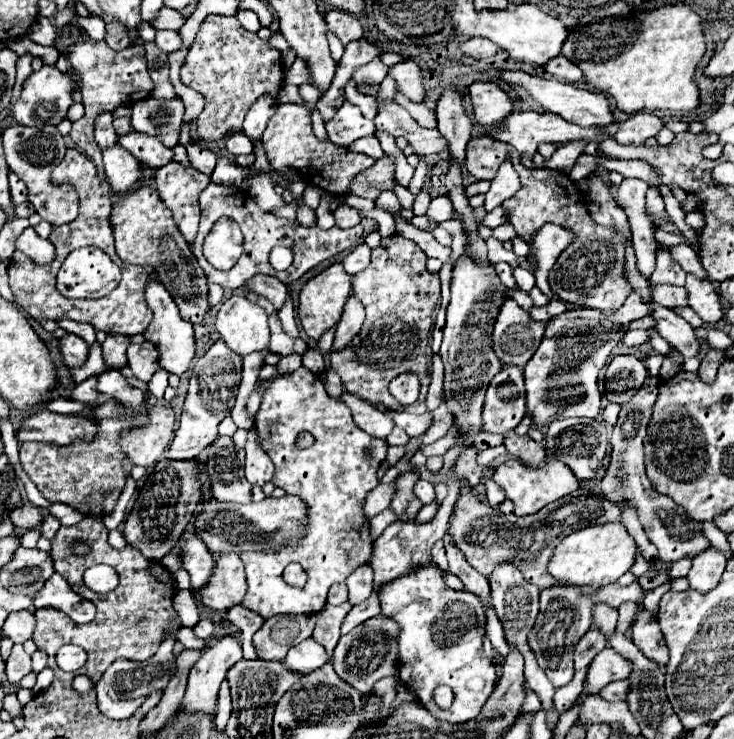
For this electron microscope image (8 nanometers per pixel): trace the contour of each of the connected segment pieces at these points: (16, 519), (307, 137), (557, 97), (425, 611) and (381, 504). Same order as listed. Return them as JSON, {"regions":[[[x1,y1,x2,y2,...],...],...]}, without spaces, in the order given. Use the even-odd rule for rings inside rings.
{"regions":[[[25,503,25,505,13,507,13,509,9,511,9,519,13,521,15,527,27,531,27,529,33,529,33,527,41,525,43,515,41,515,41,509,39,509,39,507]],[[293,103,277,105,275,115,269,119,261,141,263,141,263,147,267,151,267,157,269,157,269,163,273,165,273,169,279,169,285,165,293,167,309,183,319,185,323,191,327,191,331,195,345,195,349,191,351,179,359,171,365,171,375,163,373,157,367,157,363,153,353,153,347,147,339,147,331,141,317,139,311,129,309,109,293,105]],[[503,71,501,73,501,81,509,83,509,85,515,83,519,87,525,87,525,91,529,91,529,95,537,103,541,103,541,107,545,111,557,113,563,119,571,121,571,123,577,123,577,125,583,125,583,127,591,127,591,125,607,127,607,125,615,123,613,111,609,109,609,99,603,93,595,93,595,91,589,91,589,89,583,89,583,87,575,87,571,83,555,81,555,79,549,79,549,77,535,77,535,75,523,73,523,71]],[[435,561,427,565,427,569,415,569,415,573,405,573,403,577,397,577,395,581,389,581,387,585,379,587,377,591,381,613,389,619,393,619,399,625,399,681,411,689,417,699,427,705,429,713,435,715,441,721,447,723,467,723,475,719,489,699,491,691,497,683,497,669,491,663,491,659,483,653,483,635,485,635,485,611,479,601,469,591,453,591,445,585,441,569],[437,685,449,685,455,693,453,705,449,709,439,709,433,701,433,691]],[[389,483,389,485,377,485,369,495,367,495,367,499,365,499,365,515,369,517,369,519,373,519,377,513,381,513,383,509,387,509,389,507,389,503,391,503,391,497,395,495,395,485,393,483]]]}

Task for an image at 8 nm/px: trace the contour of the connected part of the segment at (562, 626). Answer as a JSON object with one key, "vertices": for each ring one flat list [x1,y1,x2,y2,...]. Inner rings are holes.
{"vertices":[[635,581,627,587,621,587,619,583,611,583,597,591,587,591,579,587,553,587,541,591,541,609,537,615,537,621,529,633,529,647,537,657,539,667,547,673,549,681,555,687,563,687,573,677,573,649,577,641,585,635,585,631,591,625,591,609,597,601,607,603,611,607,619,607,625,601,639,601,643,597,641,585]]}

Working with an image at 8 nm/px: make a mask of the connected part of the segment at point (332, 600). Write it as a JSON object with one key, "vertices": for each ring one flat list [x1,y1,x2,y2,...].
{"vertices":[[335,583,331,589,329,589,329,595,327,595,327,603,329,605,341,605,347,601,347,585,345,583]]}

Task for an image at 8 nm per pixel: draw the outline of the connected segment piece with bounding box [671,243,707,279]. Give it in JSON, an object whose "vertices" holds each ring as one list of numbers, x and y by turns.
{"vertices":[[677,245,677,247,671,247,671,257,687,271,687,273,695,273,695,277,703,277,707,279,707,271,703,269,701,261,699,261,699,255,689,247,689,245]]}

